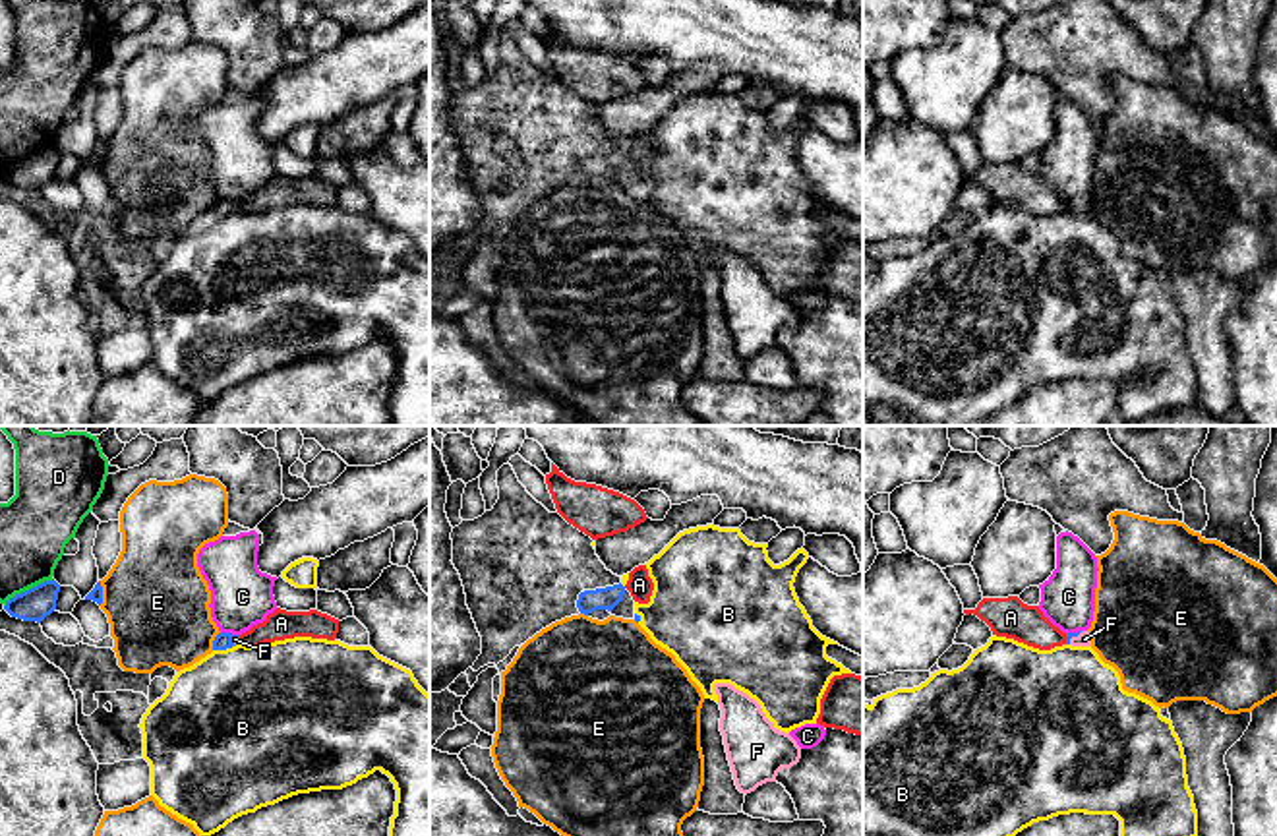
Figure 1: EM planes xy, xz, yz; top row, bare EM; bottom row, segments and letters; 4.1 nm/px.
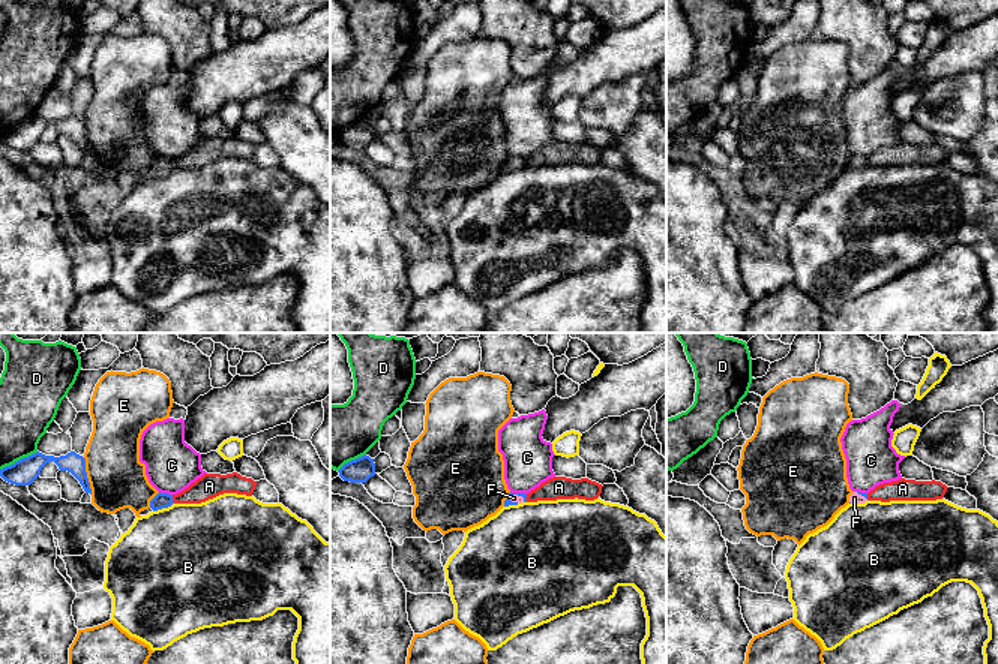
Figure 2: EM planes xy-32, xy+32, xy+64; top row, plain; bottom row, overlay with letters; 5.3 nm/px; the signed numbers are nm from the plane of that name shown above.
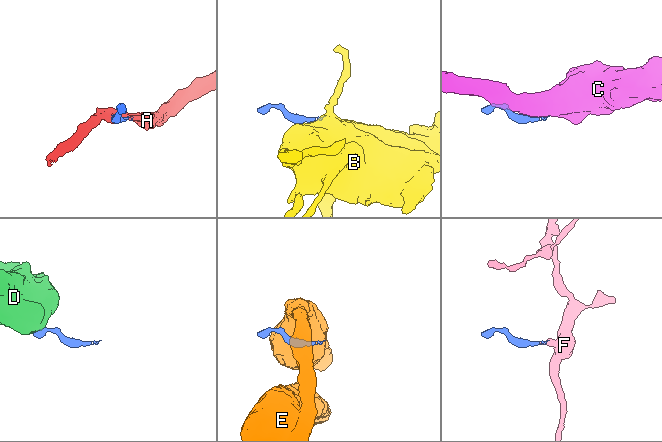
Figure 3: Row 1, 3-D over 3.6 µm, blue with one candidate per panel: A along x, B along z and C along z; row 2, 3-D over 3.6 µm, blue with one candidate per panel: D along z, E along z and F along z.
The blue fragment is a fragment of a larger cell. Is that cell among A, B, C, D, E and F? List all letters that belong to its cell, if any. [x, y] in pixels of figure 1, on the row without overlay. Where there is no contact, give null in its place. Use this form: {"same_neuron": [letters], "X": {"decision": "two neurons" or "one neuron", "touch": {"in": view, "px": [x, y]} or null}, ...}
{"same_neuron": ["F"], "A": {"decision": "two neurons", "touch": {"in": "xy", "px": [238, 204]}}, "B": {"decision": "two neurons", "touch": {"in": "xy", "px": [225, 215]}}, "C": {"decision": "two neurons", "touch": {"in": "xy", "px": [231, 200]}}, "D": {"decision": "two neurons", "touch": {"in": "xy", "px": [29, 155]}}, "E": {"decision": "two neurons", "touch": {"in": "xy", "px": [101, 159]}}, "F": {"decision": "one neuron", "touch": {"in": "xy", "px": [231, 208]}}}

